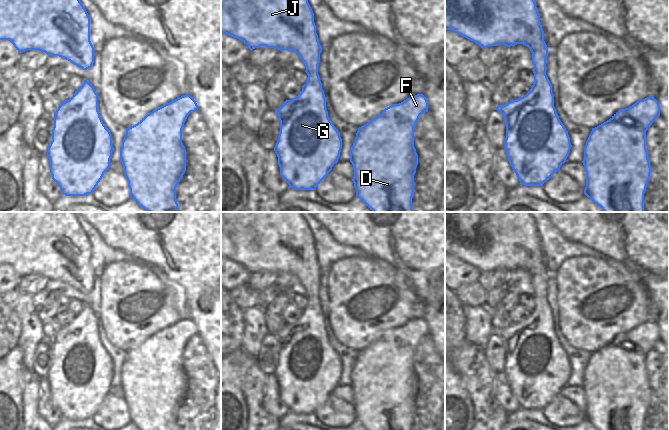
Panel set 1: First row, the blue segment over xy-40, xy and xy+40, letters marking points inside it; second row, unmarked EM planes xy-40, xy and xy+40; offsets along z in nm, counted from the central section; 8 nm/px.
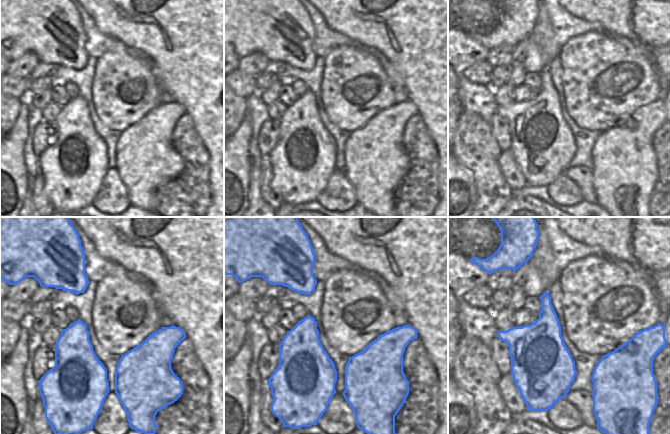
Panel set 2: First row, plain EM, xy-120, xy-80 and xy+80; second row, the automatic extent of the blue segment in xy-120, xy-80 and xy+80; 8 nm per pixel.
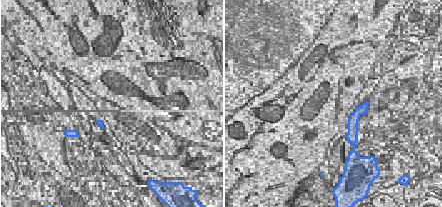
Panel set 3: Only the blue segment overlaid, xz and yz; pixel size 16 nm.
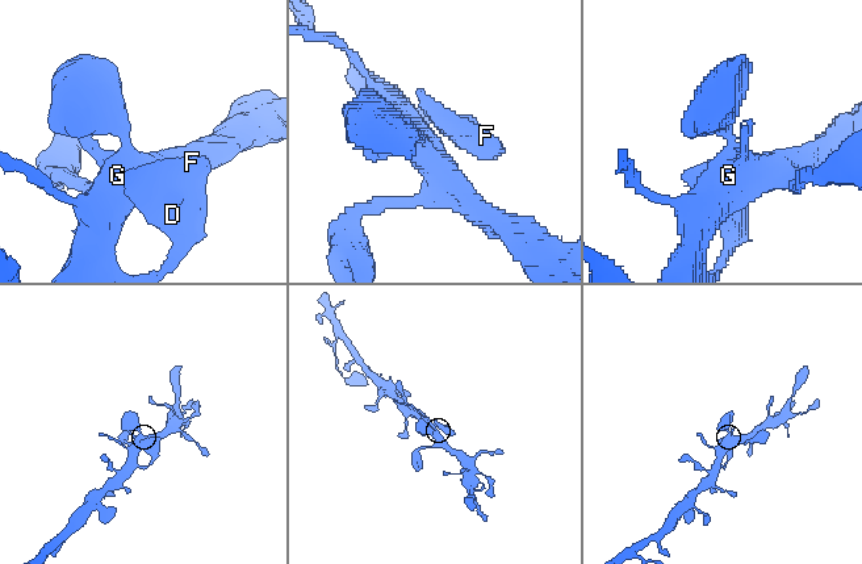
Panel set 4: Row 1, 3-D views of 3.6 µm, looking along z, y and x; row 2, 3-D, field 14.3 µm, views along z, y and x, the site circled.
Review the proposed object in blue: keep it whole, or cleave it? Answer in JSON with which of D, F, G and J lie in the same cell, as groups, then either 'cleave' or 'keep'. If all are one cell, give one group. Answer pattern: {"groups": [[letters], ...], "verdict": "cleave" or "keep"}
{"groups": [["D", "F", "G", "J"]], "verdict": "keep"}

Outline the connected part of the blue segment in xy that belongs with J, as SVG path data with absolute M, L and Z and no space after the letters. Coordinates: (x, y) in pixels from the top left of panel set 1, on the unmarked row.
M221 212L221 257L241 264L250 274L265 270L295 276L306 291L308 305L293 323L286 324L275 334L280 345L280 357L274 375L278 381L280 399L295 414L316 414L338 386L342 373L340 357L330 345L326 321L318 299L322 271L318 265L314 237L300 212Z

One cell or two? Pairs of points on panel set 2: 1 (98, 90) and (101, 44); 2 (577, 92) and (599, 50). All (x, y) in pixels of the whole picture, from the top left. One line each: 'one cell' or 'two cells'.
1: two cells
2: one cell

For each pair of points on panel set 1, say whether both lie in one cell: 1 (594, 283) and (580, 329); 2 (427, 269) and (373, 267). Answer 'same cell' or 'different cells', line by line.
1: same cell
2: different cells

